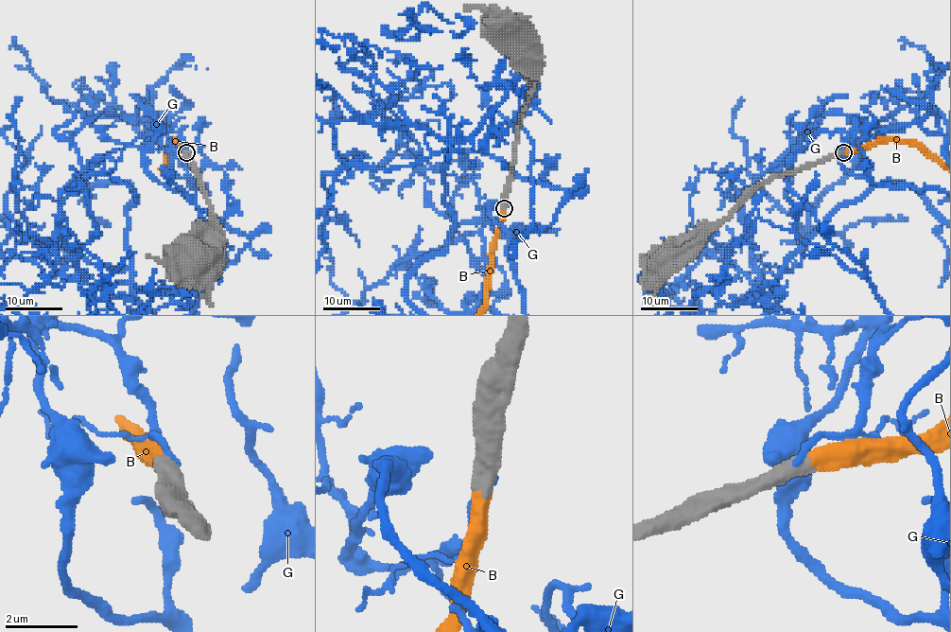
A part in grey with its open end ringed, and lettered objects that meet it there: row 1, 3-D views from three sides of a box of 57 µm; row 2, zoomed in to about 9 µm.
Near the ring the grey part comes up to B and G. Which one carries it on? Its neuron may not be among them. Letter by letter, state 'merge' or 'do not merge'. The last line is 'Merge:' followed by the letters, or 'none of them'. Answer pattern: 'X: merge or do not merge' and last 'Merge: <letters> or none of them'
B: merge
G: do not merge
Merge: B

